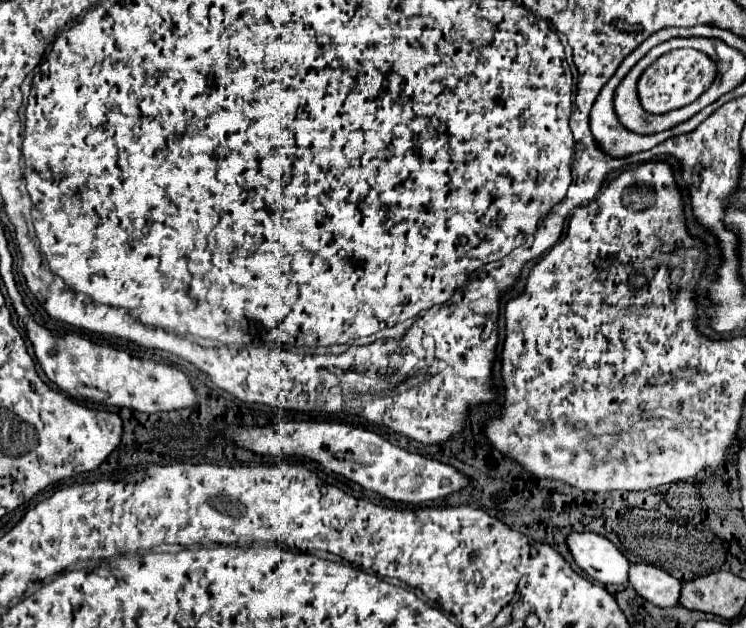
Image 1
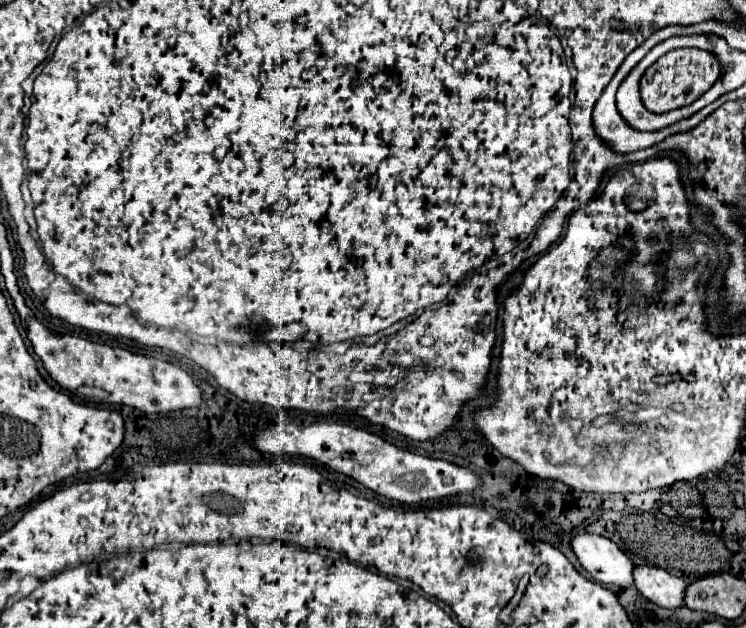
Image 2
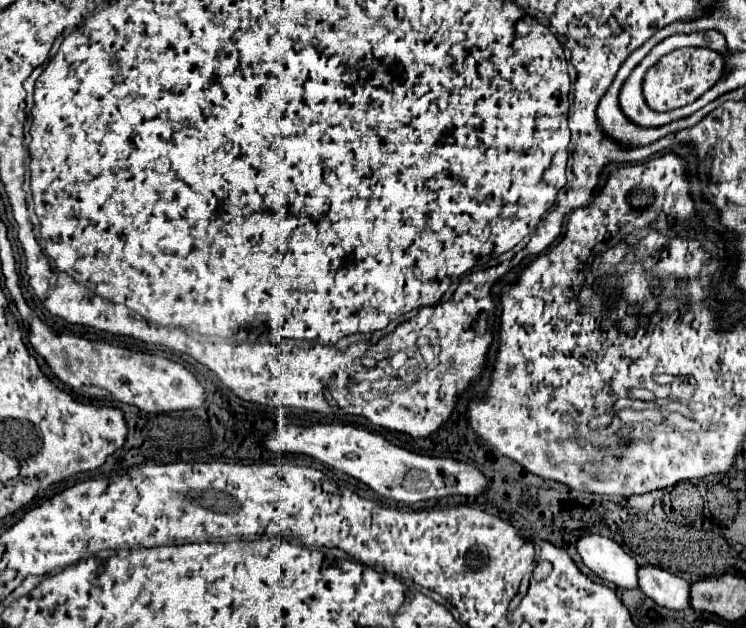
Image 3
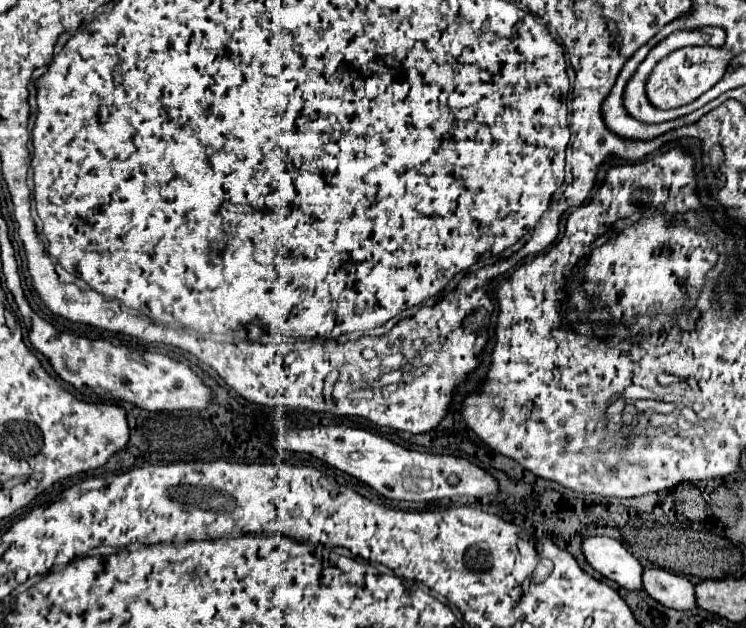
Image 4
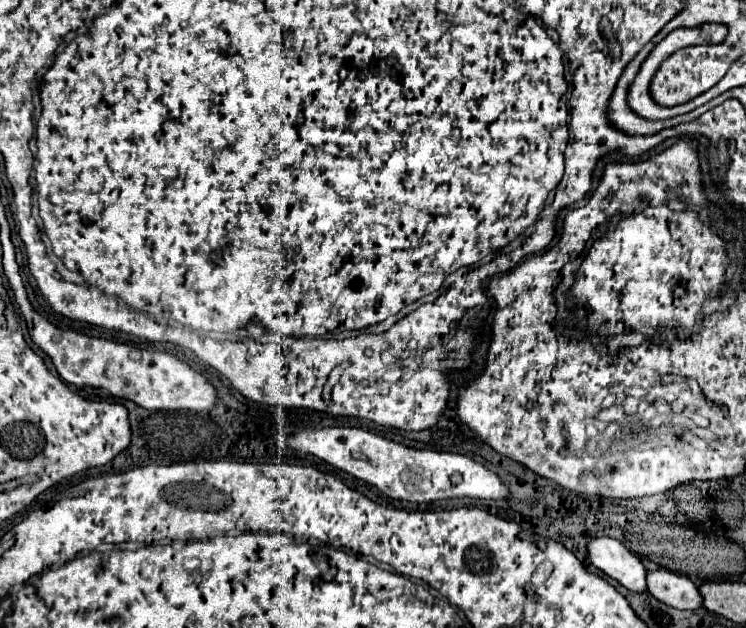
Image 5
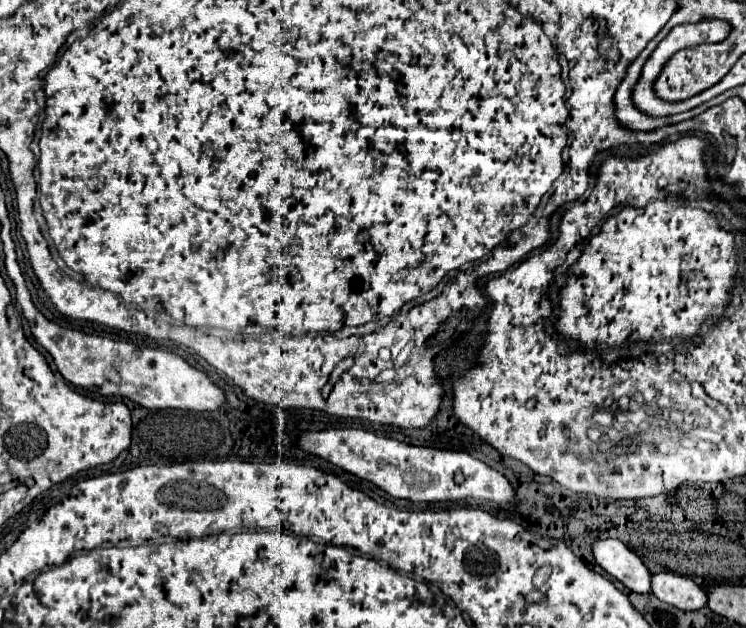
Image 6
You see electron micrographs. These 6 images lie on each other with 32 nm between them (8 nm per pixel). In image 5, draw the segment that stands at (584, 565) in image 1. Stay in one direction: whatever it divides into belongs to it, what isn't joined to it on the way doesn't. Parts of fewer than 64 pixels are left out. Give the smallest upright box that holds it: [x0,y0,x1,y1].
[586,538,646,592]

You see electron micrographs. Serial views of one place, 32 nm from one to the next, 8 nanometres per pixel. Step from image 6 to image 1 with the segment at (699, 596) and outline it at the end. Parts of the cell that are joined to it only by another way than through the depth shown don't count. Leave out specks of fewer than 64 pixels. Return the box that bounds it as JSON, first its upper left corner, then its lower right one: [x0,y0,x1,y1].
[630,564,682,608]

